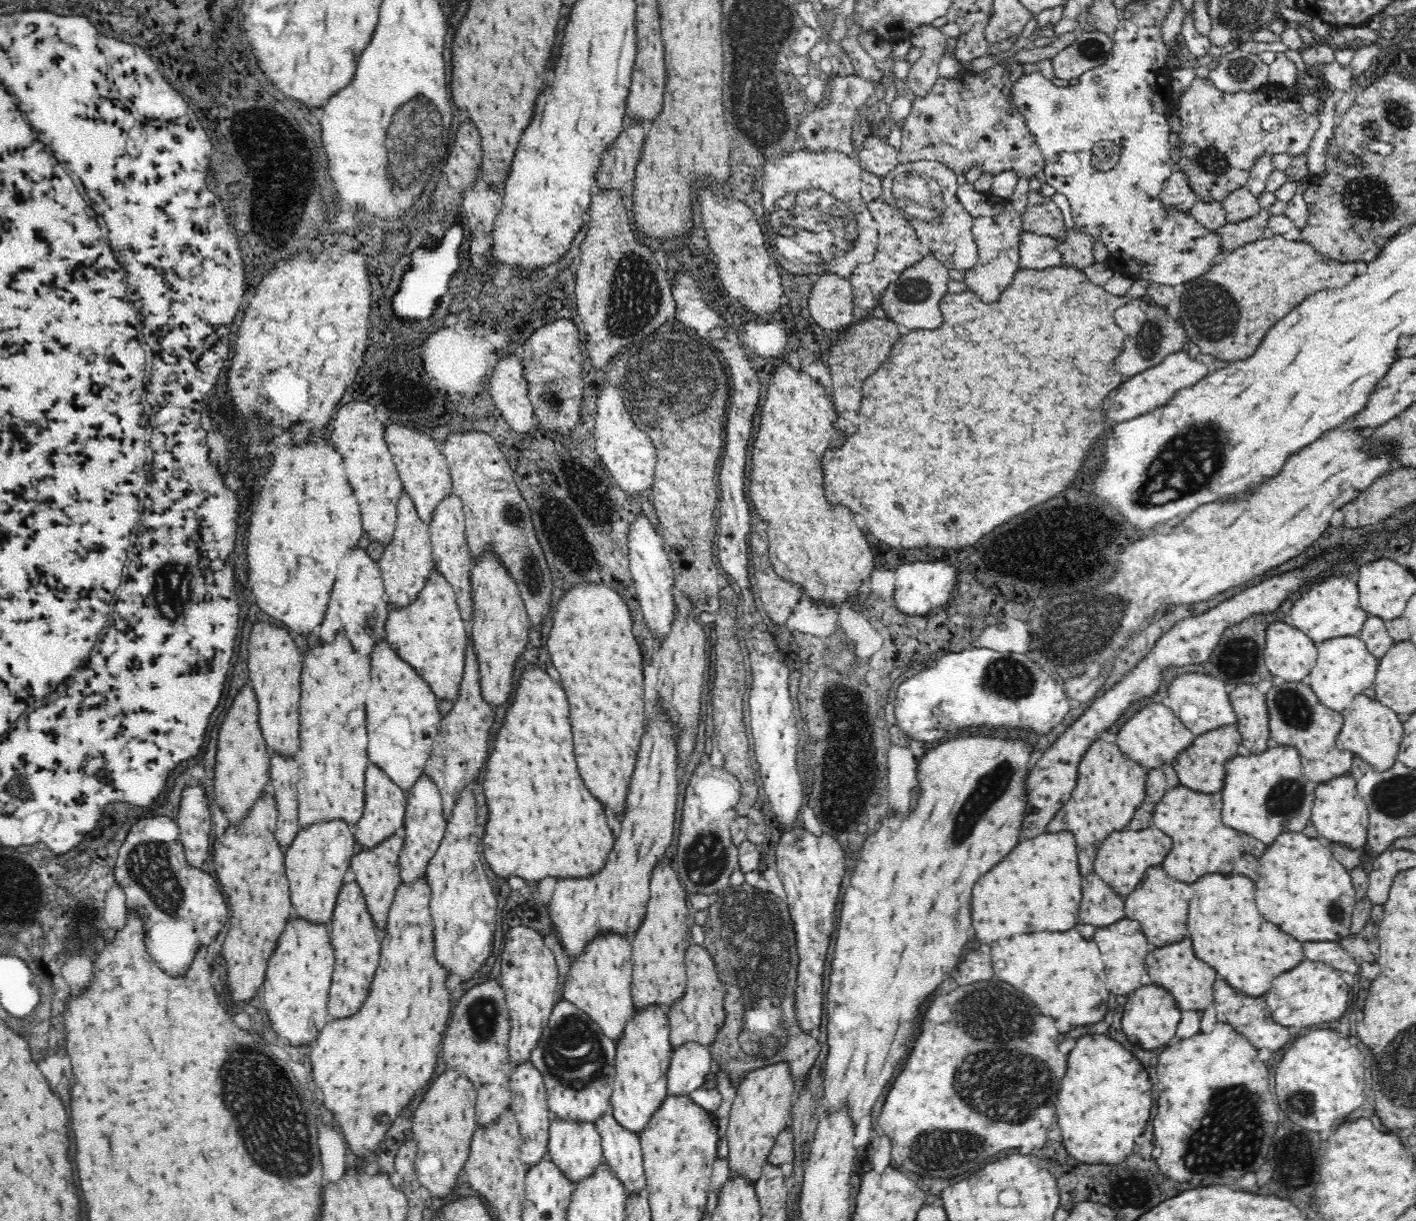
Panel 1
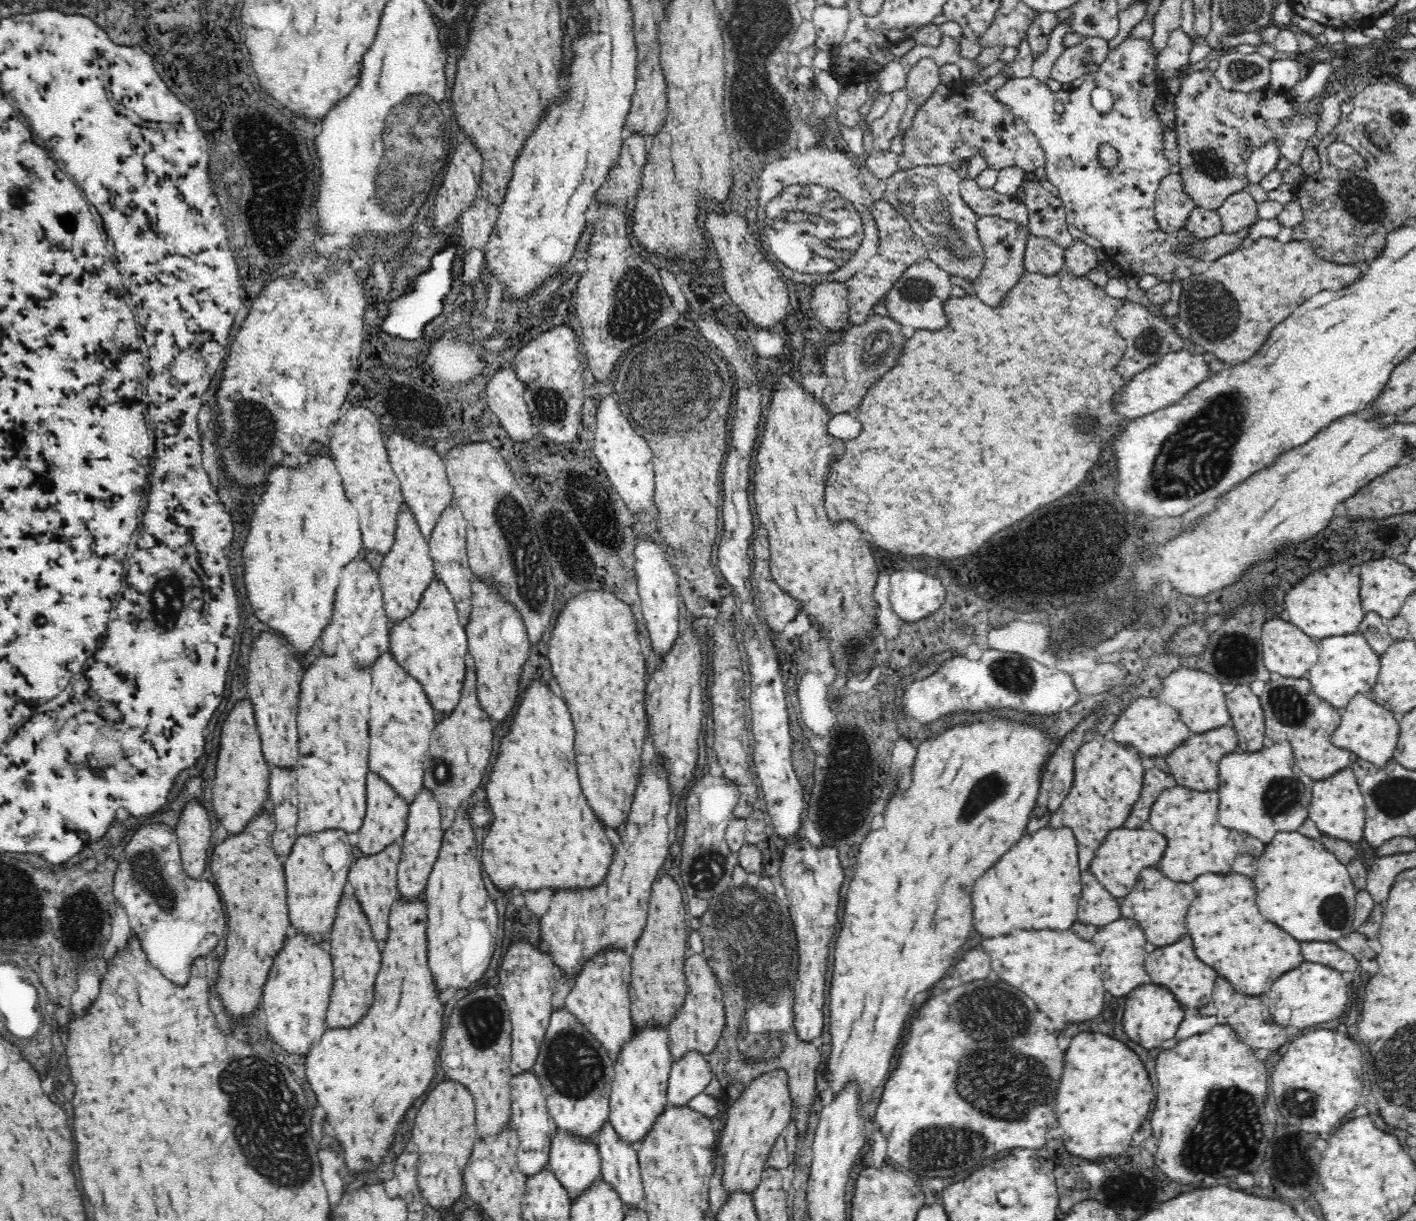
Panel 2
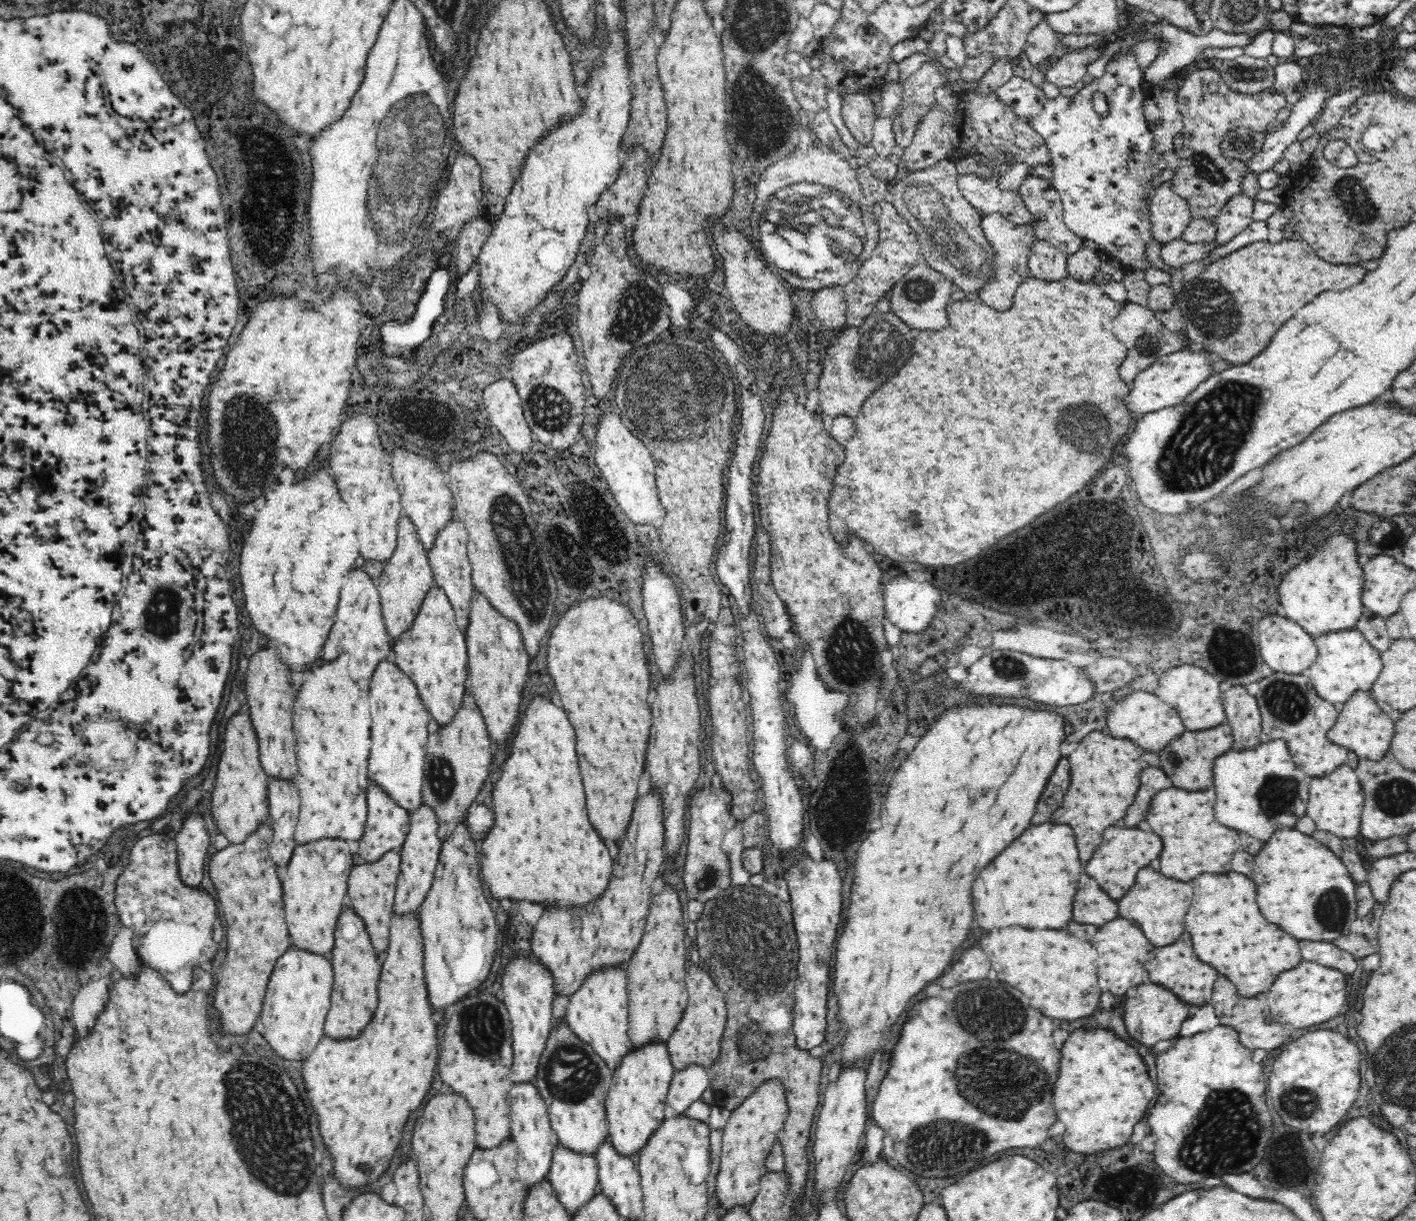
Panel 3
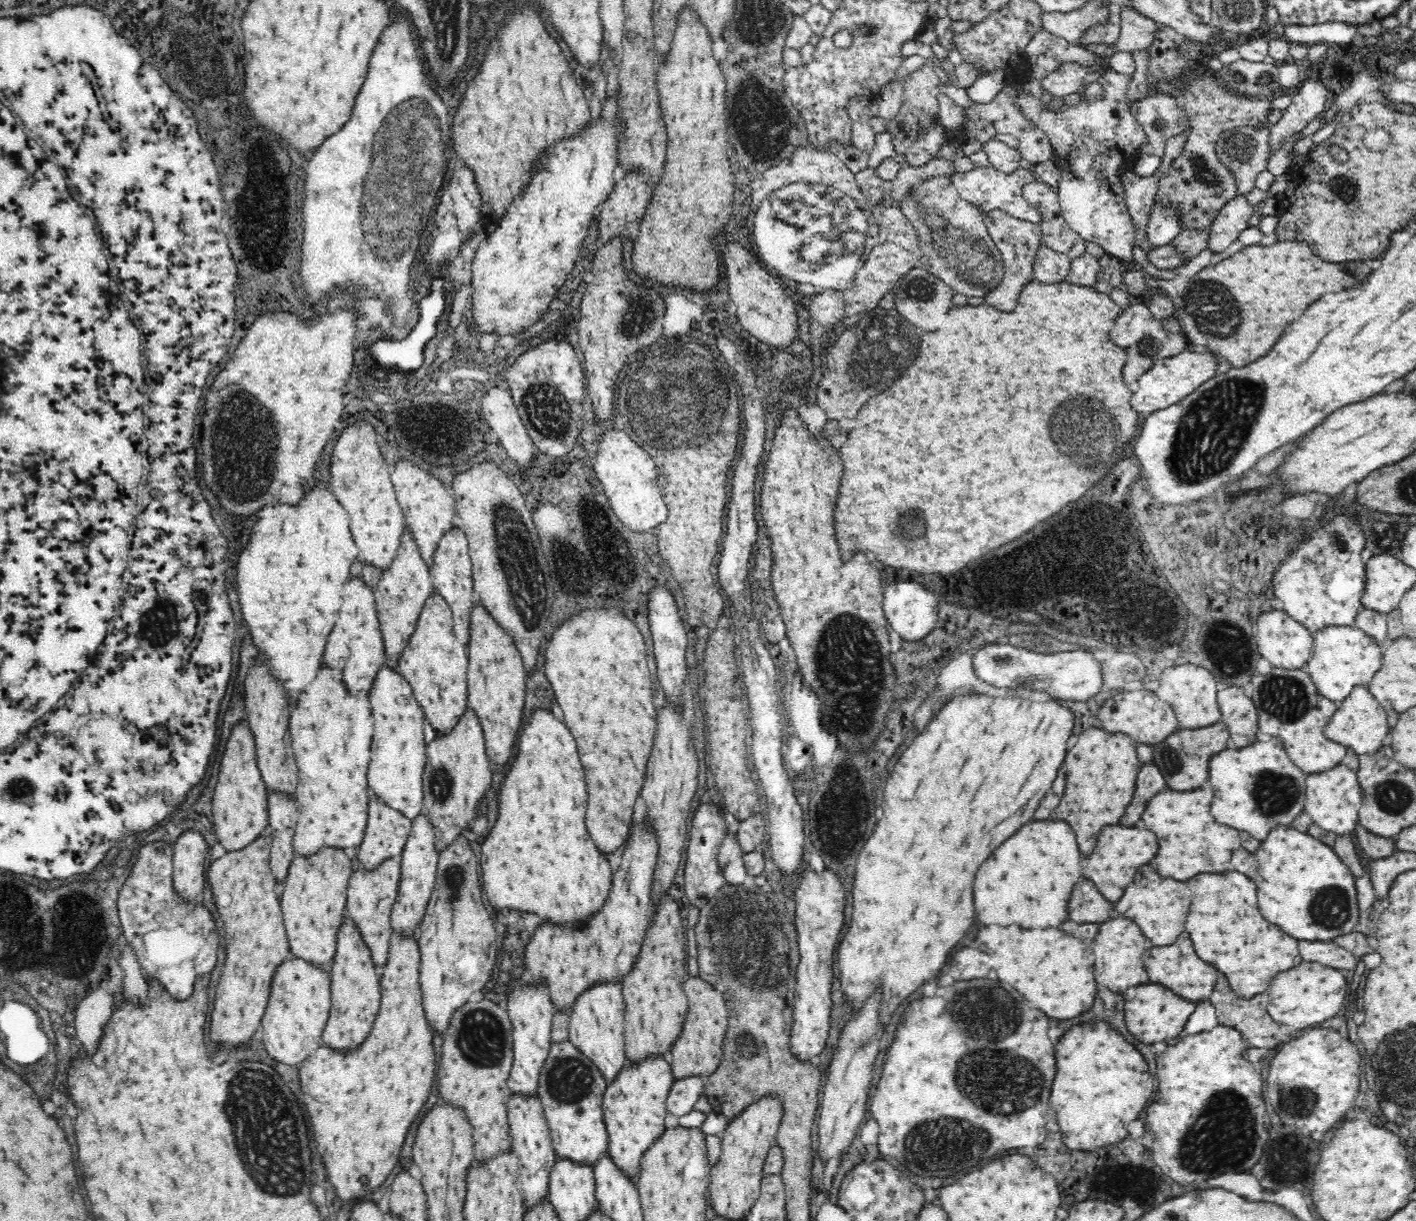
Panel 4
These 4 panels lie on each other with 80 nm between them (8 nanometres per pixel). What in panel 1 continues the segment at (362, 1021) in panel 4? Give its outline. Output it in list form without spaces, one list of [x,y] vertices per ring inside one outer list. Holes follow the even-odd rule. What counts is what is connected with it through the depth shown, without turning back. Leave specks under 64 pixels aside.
[[[356,879],[343,882],[336,897],[330,922],[330,940],[335,954],[335,967],[327,1007],[332,1018],[350,1016],[366,1000],[368,986],[374,978],[380,956],[380,940],[376,934],[376,927],[360,883]]]

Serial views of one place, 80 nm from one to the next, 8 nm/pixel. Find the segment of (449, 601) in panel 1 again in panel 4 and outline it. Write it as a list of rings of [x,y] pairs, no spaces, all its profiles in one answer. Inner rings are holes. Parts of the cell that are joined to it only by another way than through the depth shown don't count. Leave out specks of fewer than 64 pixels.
[[[436,590],[424,601],[415,629],[398,658],[398,672],[408,676],[426,718],[436,734],[443,735],[457,723],[467,707],[467,645],[458,642],[452,609]]]

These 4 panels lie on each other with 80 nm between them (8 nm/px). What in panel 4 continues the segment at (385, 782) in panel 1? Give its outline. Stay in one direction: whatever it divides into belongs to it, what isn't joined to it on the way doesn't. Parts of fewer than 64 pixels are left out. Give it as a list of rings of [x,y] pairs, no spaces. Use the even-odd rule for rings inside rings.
[[[369,789],[367,813],[367,827],[356,856],[364,868],[371,869],[386,857],[400,858],[412,819],[392,808],[372,789]]]

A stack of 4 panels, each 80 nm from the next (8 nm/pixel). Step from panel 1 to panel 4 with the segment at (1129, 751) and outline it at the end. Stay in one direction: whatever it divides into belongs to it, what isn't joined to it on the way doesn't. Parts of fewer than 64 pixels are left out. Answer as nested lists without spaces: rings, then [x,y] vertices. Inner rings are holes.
[[[1146,689],[1121,691],[1106,699],[1098,712],[1103,728],[1110,734],[1128,735],[1134,742],[1146,744],[1152,748],[1162,744],[1168,736],[1174,735],[1180,730],[1180,723],[1176,718],[1174,709],[1165,702],[1162,702],[1155,692]]]

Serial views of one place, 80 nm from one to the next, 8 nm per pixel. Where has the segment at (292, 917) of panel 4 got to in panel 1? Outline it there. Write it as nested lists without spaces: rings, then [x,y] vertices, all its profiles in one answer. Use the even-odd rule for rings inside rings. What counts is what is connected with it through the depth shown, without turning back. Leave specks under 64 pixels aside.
[[[340,817],[322,819],[302,827],[296,834],[296,840],[286,848],[286,870],[290,880],[292,904],[300,916],[314,921],[331,922],[333,908],[344,874],[354,856],[355,836],[347,820]]]

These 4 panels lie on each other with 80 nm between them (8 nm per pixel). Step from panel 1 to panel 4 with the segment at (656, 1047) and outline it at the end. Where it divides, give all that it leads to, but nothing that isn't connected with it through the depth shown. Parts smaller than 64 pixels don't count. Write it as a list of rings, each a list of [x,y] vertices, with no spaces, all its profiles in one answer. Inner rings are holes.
[[[656,1053],[640,1061],[627,1060],[609,1082],[603,1097],[604,1122],[608,1129],[606,1152],[634,1179],[639,1173],[640,1157],[664,1130],[667,1097],[675,1080],[668,1059],[668,1055]]]

